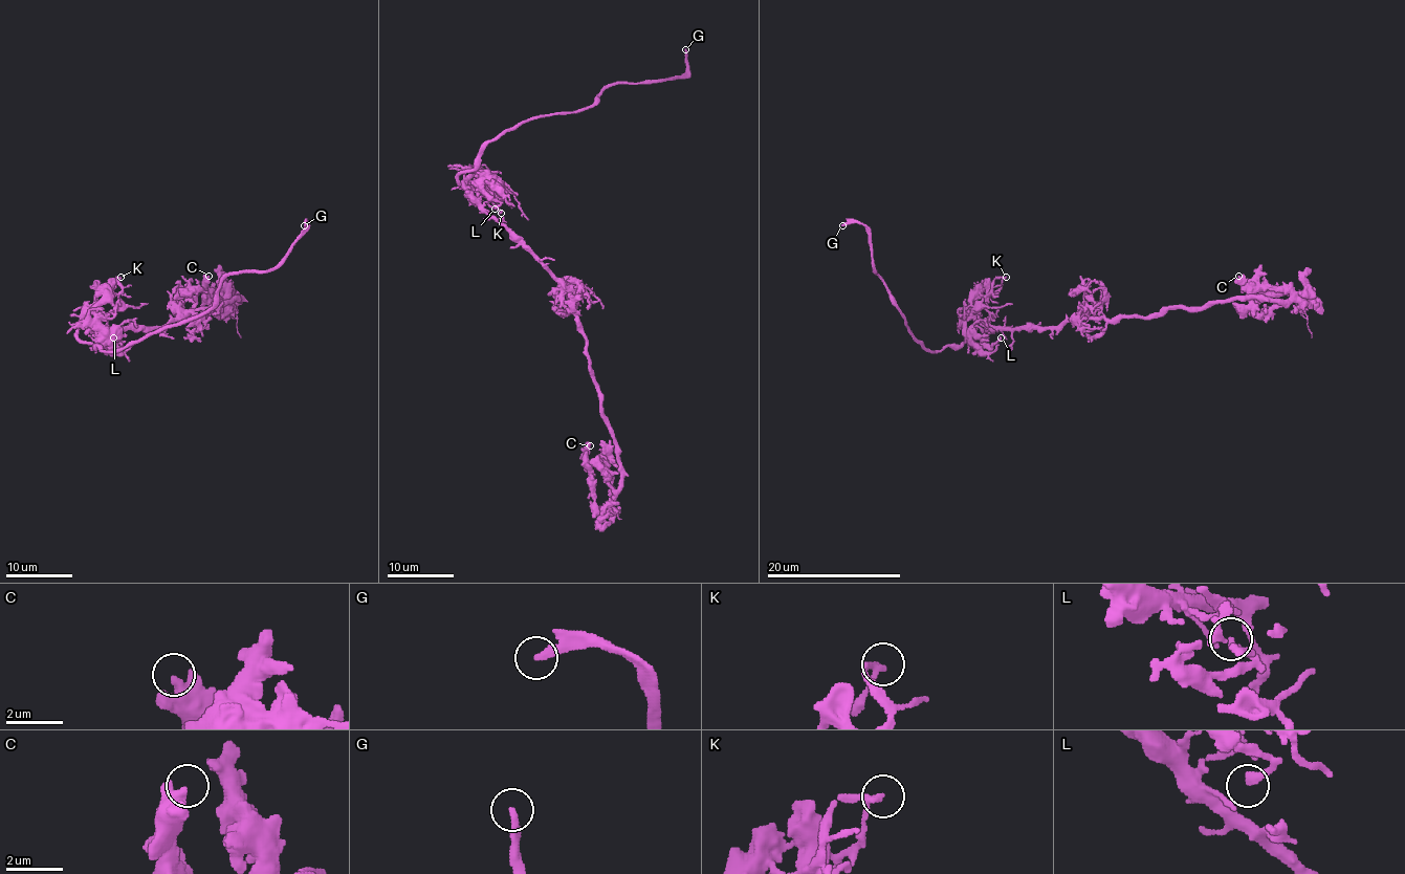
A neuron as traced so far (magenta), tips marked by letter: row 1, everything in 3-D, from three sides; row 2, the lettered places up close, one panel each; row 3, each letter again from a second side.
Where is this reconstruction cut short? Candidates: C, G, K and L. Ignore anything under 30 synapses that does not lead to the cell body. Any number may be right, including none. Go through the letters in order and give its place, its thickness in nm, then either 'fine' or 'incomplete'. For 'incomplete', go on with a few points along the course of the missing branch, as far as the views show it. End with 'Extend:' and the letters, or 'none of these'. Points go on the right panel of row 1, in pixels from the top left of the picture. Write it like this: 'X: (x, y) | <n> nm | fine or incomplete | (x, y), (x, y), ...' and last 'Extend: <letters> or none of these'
C: (1238, 276) | 320 nm | fine
G: (842, 225) | 240 nm | incomplete | (842, 225), (842, 221), (809, 217), (788, 228)
K: (1006, 277) | 160 nm | fine
L: (1001, 337) | 300 nm | fine
Extend: G

